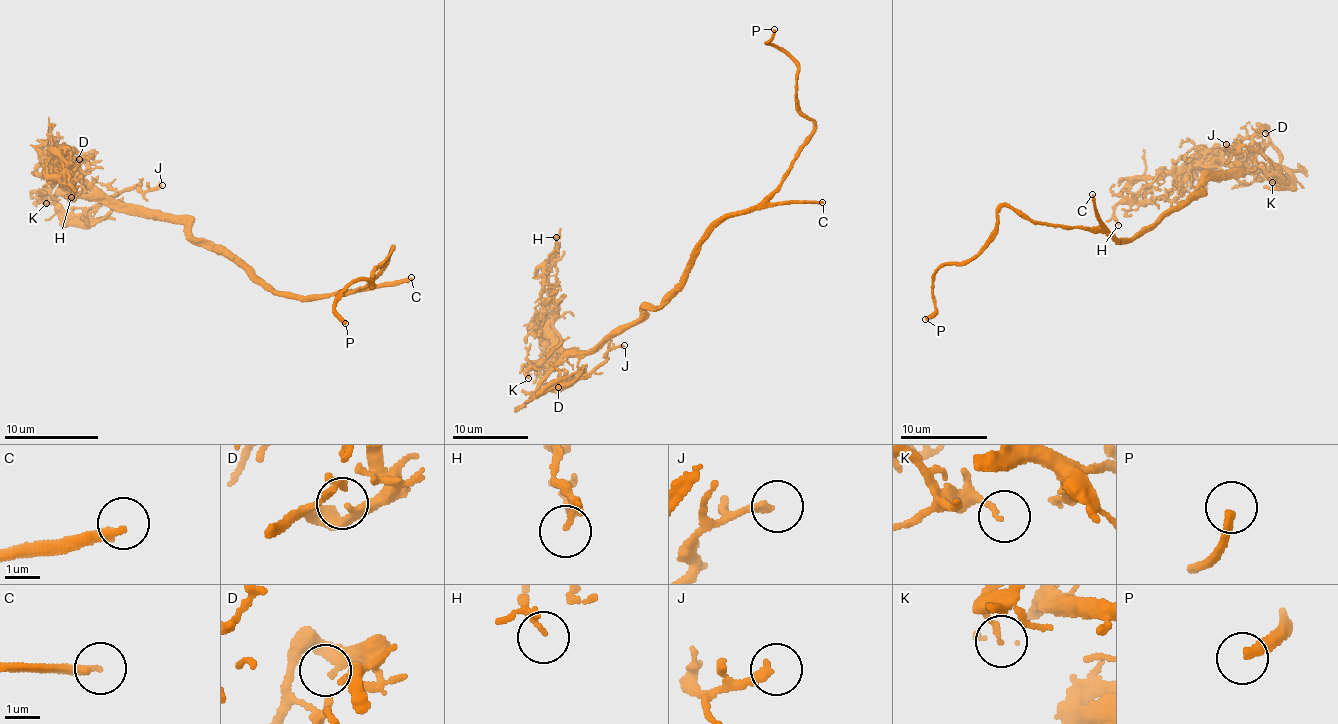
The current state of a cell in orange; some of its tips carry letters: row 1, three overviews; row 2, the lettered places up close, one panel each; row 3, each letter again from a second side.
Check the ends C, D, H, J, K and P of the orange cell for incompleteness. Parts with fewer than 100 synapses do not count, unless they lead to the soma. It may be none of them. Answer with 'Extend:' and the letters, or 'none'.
Extend: C, P

